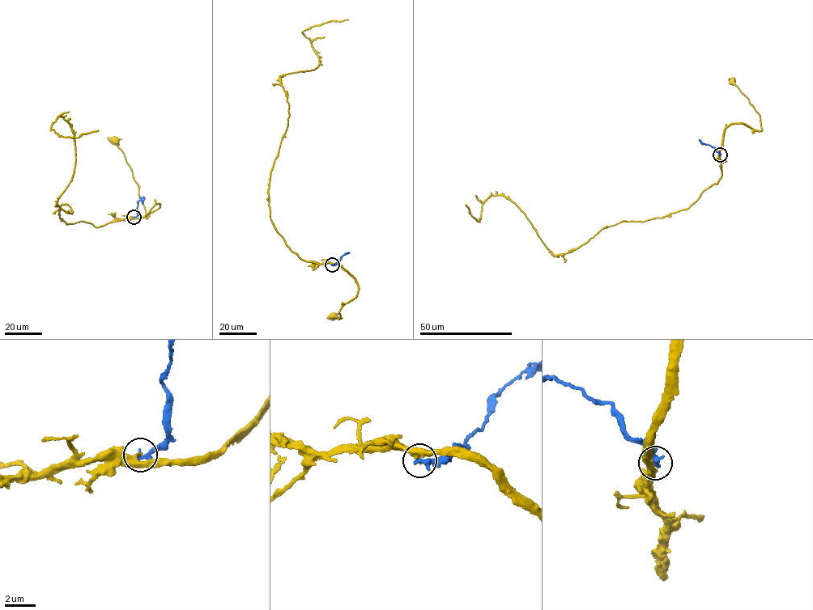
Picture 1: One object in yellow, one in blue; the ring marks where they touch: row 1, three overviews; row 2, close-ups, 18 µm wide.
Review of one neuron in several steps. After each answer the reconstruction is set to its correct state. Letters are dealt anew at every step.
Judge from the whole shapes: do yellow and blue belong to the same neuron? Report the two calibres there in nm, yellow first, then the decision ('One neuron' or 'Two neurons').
Thickness 180 nm (yellow) against 360 nm. Two neurons

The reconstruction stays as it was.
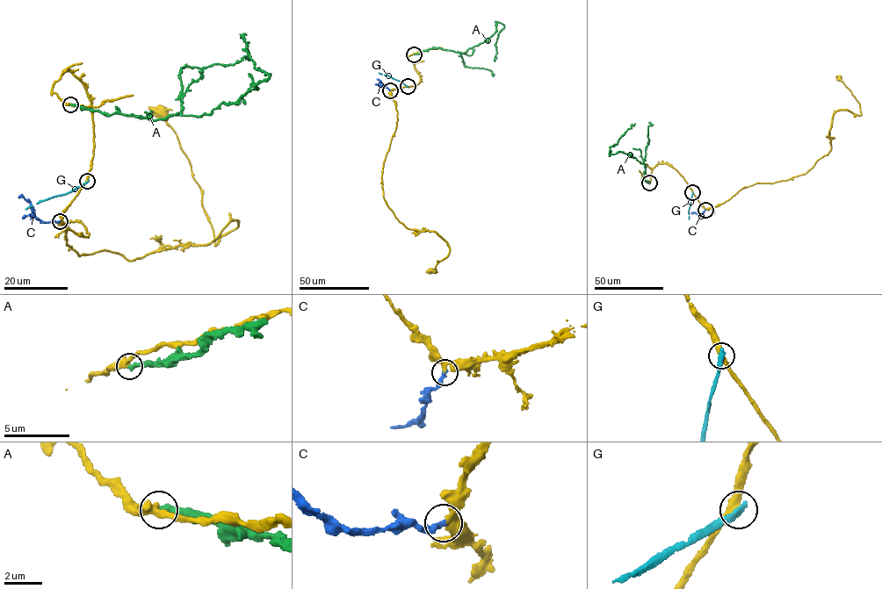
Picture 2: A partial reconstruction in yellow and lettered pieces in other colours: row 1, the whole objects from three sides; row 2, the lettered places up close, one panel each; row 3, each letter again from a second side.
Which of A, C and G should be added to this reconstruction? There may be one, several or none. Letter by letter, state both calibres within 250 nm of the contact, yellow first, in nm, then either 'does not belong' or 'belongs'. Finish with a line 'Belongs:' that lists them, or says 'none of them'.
A: calibres 440 and 360 nm; does not belong
C: calibres 240 and 300 nm; belongs
G: calibres 360 and 400 nm; does not belong
Belongs: C

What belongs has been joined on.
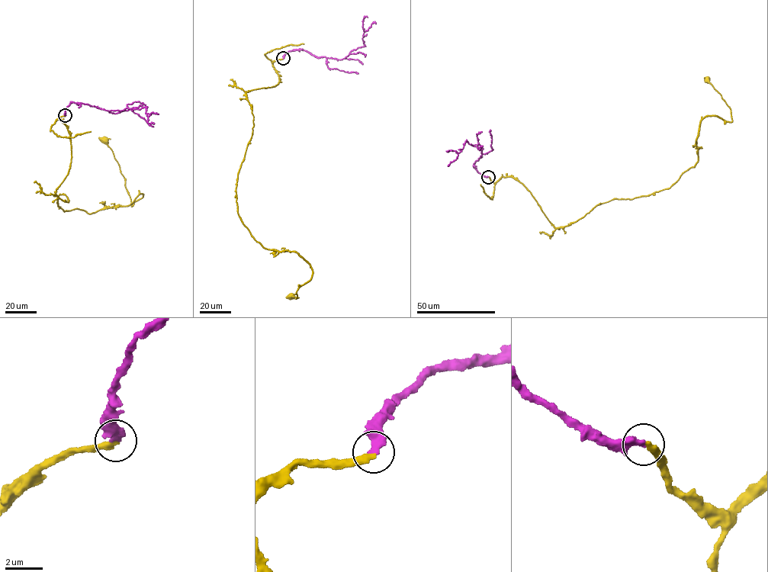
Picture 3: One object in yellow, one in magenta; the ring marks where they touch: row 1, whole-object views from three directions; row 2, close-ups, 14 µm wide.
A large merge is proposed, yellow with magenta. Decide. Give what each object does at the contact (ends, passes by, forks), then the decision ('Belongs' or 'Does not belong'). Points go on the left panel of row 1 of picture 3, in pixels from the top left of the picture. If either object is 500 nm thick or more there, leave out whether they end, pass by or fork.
At the ring yellow ends. At the ring magenta ends. Belongs

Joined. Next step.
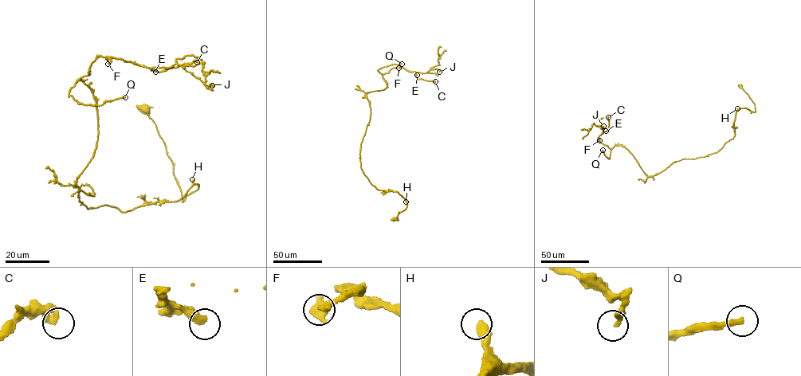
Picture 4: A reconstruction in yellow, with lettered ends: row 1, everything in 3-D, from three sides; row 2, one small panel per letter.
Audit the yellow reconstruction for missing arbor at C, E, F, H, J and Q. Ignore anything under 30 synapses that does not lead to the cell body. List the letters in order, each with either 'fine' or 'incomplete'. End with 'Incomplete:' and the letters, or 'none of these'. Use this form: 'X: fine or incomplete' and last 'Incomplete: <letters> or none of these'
C: fine
E: fine
F: fine
H: incomplete
J: fine
Q: incomplete
Incomplete: H, Q

